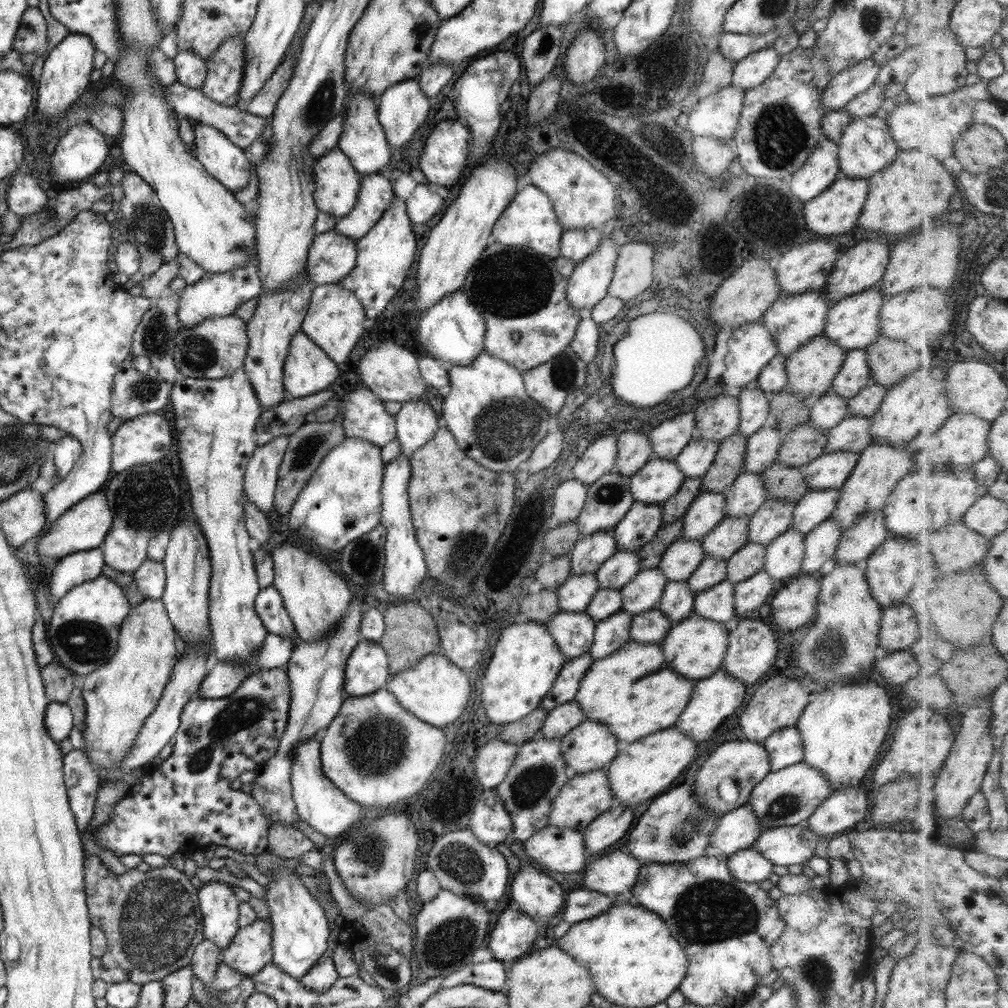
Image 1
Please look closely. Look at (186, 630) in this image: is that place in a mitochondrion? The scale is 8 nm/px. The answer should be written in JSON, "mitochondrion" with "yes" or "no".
{"mitochondrion":"no"}

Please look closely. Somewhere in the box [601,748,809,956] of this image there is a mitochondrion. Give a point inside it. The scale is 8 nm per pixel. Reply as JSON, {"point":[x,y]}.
{"point":[712,911]}

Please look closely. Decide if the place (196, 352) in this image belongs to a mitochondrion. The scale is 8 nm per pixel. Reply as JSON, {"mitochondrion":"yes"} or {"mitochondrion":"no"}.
{"mitochondrion":"yes"}

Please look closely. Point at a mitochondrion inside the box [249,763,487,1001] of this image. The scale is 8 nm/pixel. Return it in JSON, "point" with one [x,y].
{"point":[447,945]}

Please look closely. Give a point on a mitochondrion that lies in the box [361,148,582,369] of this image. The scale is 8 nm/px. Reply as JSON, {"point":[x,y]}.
{"point":[531,287]}

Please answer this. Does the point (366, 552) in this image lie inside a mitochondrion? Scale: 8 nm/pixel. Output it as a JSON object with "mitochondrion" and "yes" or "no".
{"mitochondrion":"yes"}

